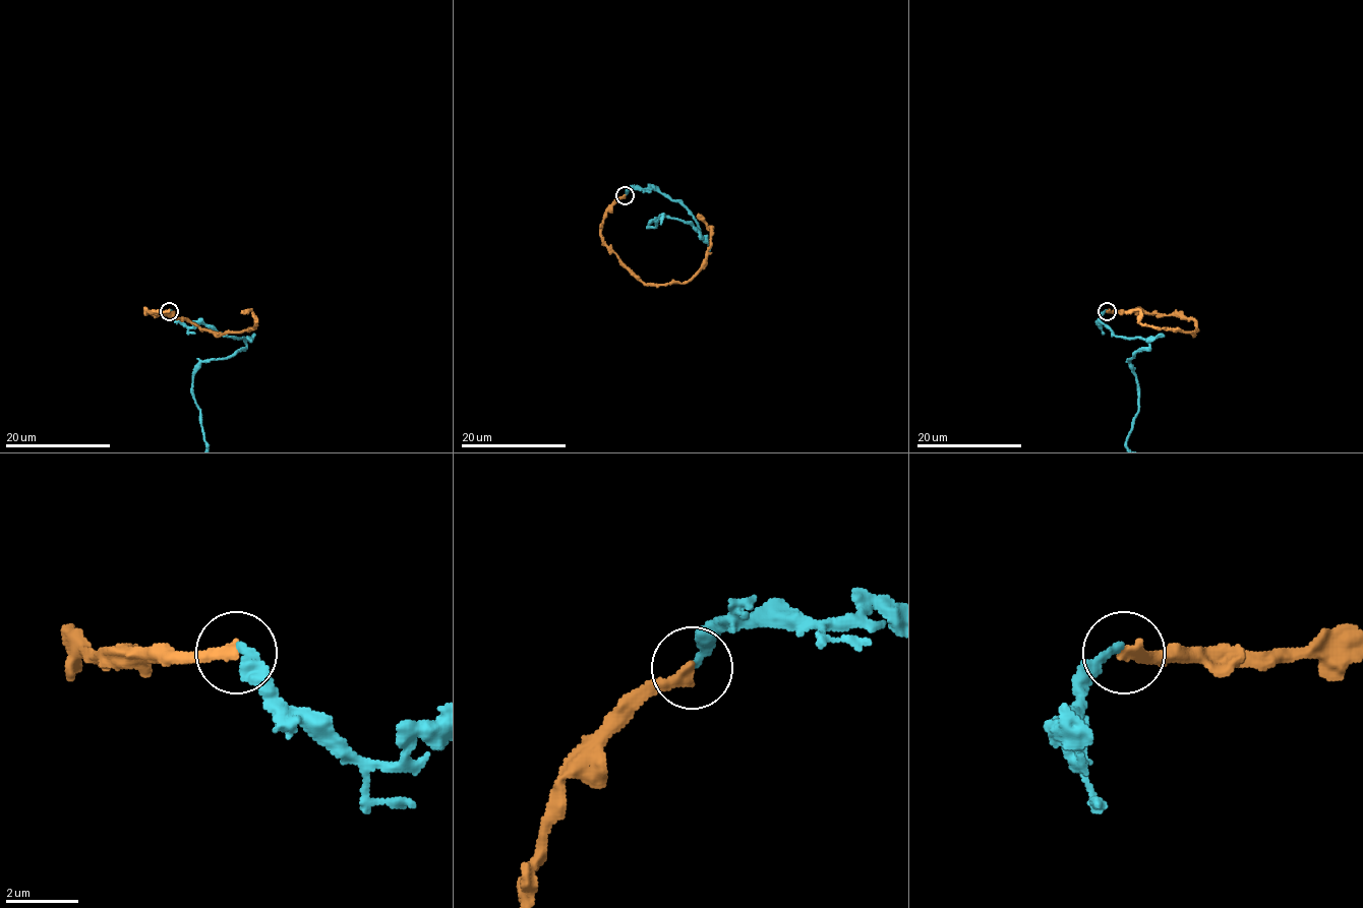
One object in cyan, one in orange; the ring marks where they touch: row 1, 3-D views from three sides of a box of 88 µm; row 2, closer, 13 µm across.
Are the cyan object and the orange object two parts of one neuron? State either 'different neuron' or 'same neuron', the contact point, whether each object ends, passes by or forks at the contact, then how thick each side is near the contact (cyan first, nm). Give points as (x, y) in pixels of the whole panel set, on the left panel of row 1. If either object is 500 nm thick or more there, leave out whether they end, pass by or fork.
same neuron; at (169, 311); cyan ends there; orange ends there; 260 nm thick on the cyan side, 320 nm on the other

